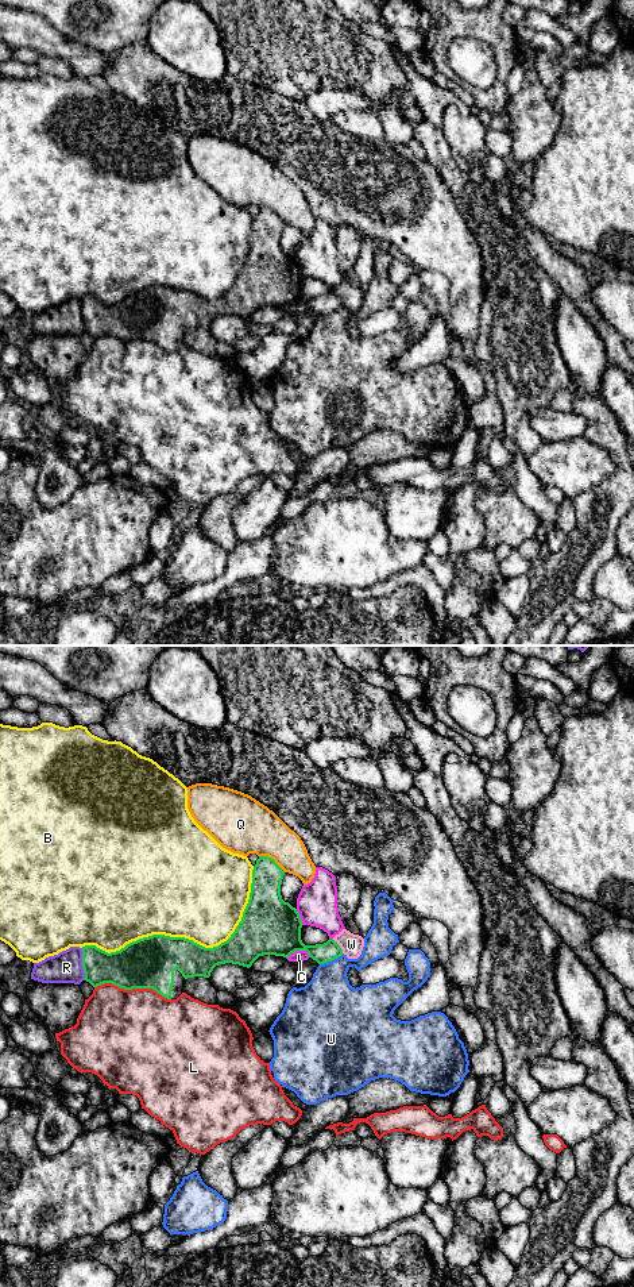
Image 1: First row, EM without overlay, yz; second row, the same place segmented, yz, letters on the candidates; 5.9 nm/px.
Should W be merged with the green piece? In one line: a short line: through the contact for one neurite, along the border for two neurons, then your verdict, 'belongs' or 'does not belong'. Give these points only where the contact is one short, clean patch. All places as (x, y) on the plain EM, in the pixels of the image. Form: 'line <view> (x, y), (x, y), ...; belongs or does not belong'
line yz (332, 291), (343, 304); does not belong

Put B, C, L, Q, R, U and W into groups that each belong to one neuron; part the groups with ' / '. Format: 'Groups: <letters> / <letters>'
Groups: B / C / L / Q / R / U / W

